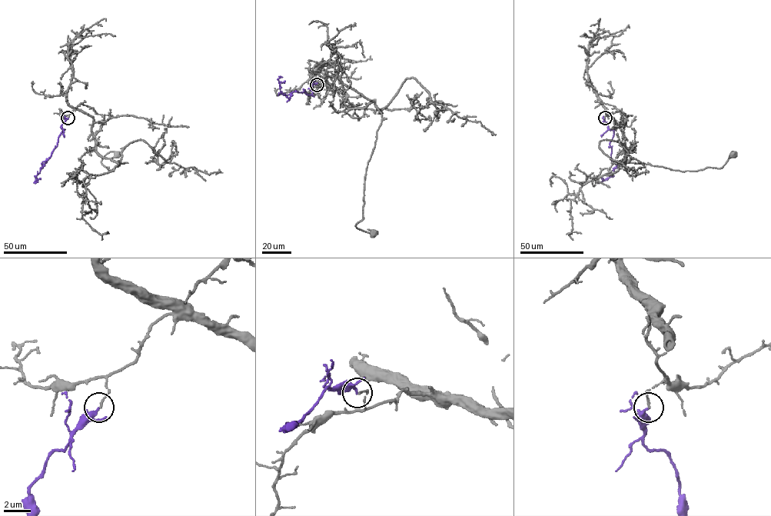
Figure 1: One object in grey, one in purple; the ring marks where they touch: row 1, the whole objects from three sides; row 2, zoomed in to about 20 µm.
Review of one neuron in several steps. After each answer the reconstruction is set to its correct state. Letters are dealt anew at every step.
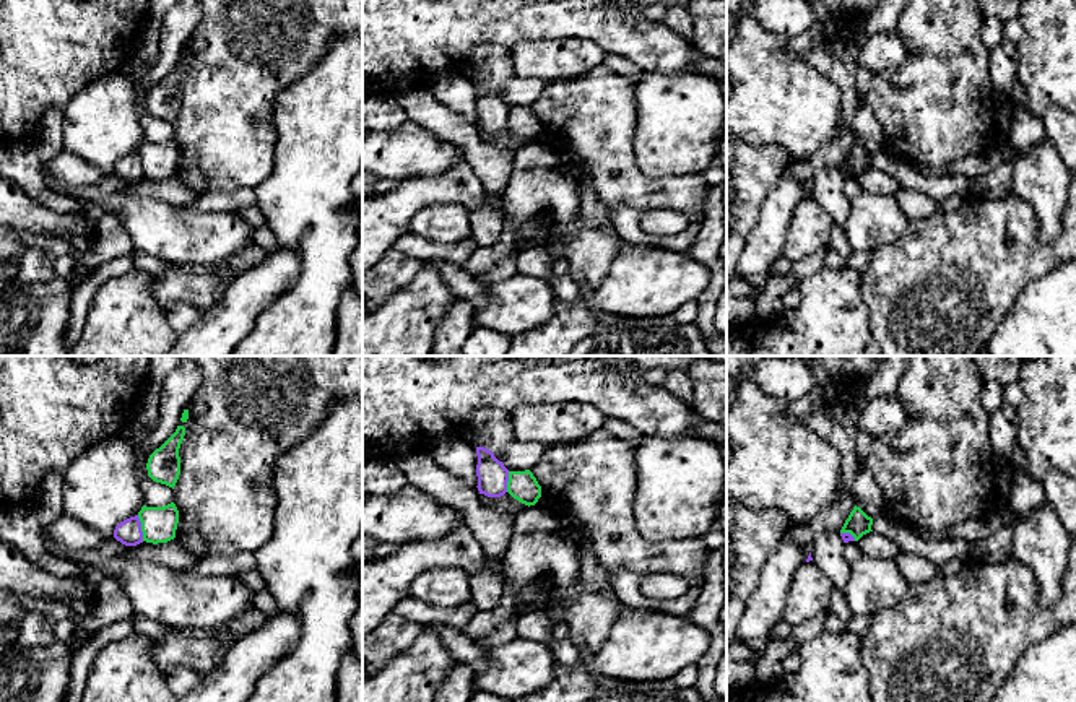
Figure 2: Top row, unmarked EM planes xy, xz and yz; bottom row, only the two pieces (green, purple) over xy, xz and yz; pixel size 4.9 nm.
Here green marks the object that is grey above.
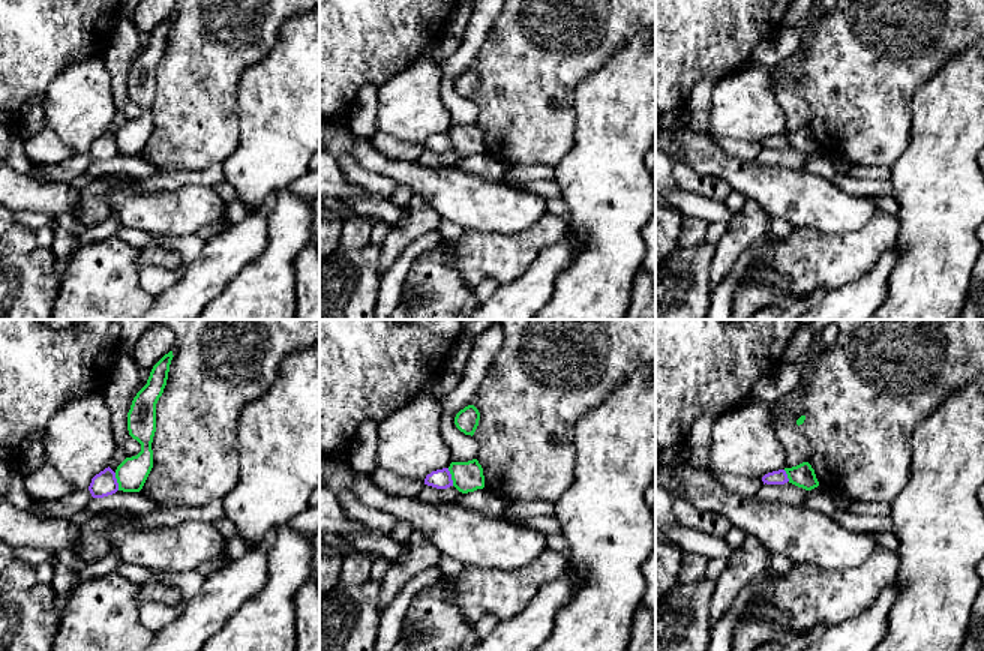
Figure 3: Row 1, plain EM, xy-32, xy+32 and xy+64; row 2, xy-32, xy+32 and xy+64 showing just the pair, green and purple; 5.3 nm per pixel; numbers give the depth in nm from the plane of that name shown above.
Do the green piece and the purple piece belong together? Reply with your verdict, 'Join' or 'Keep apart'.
Keep apart

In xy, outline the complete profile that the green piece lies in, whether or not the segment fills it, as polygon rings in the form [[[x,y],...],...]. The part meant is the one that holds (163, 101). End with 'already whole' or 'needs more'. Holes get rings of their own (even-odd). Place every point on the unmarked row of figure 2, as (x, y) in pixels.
[[[177,62],[176,68],[156,84],[146,99],[148,112],[174,125],[180,110],[179,84],[185,72],[185,63]]] | already whole

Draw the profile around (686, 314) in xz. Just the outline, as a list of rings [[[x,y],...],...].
[[[689,301],[684,306],[681,306],[675,314],[675,320],[678,323],[696,323],[699,315],[699,302],[697,301]]]

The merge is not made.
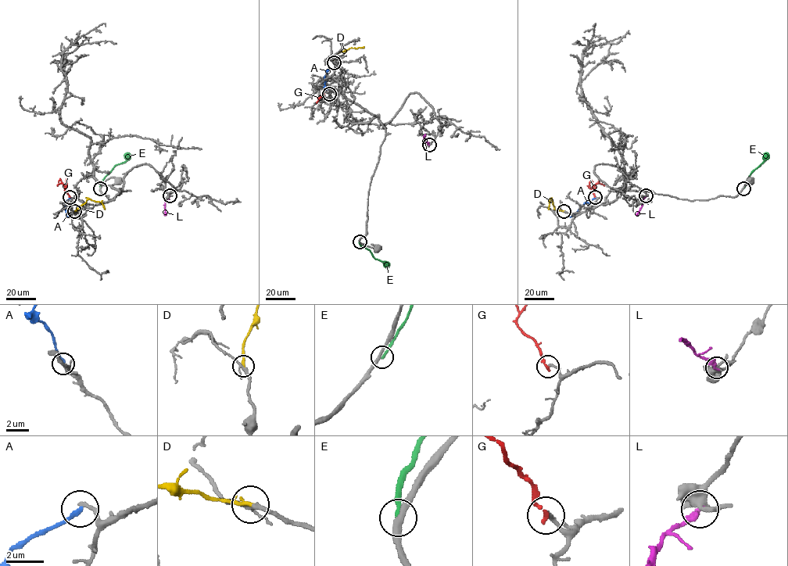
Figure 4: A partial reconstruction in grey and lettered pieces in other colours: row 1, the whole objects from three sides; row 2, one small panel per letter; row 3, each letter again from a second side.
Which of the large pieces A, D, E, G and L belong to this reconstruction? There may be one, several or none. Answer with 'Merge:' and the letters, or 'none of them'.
Merge: D

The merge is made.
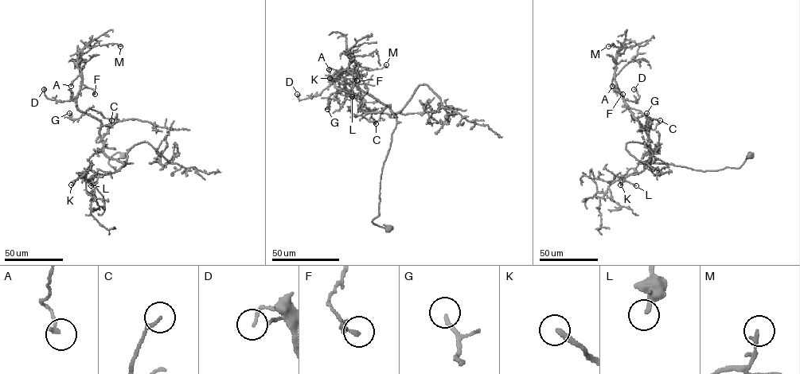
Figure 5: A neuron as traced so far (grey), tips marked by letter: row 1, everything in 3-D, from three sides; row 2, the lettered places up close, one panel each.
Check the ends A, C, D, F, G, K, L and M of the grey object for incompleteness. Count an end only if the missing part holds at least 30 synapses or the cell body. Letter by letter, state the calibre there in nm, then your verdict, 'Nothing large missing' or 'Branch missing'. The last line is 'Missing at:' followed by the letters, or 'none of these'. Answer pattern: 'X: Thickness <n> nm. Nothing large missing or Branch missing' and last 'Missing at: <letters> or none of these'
A: Thickness 190 nm. Nothing large missing
C: Thickness 150 nm. Nothing large missing
D: Thickness 140 nm. Nothing large missing
F: Thickness 130 nm. Nothing large missing
G: Thickness 160 nm. Nothing large missing
K: Thickness 240 nm. Branch missing
L: Thickness 240 nm. Branch missing
M: Thickness 140 nm. Nothing large missing
Missing at: K, L

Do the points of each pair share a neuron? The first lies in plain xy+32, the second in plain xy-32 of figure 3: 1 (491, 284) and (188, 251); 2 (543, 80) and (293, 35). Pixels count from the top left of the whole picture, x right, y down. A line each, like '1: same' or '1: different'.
1: same
2: different

